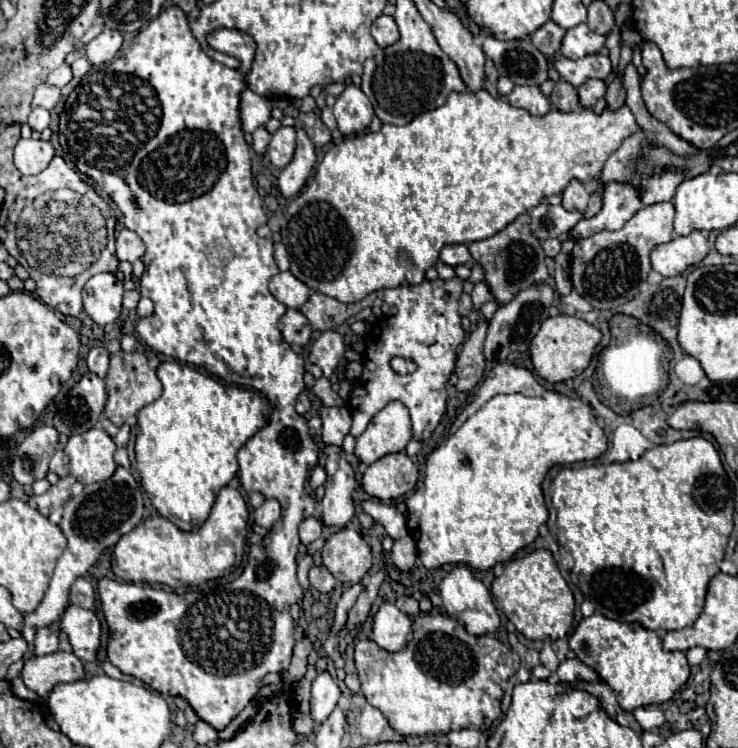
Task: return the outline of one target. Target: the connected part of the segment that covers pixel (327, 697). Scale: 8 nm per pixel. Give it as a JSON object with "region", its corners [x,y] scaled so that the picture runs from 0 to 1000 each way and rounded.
{"region":[[[446,898],[430,901],[421,922],[421,960],[427,963],[427,968],[438,968],[446,960],[446,955],[457,944],[459,930],[462,930],[462,922],[451,912]]]}

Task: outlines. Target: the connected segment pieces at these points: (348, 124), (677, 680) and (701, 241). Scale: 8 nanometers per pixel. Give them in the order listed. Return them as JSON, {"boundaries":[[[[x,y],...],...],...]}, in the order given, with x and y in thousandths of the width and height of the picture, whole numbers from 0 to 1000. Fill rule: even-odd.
{"boundaries":[[[[473,112],[457,131],[457,136],[451,142],[451,152],[457,158],[459,174],[467,182],[473,182],[473,179],[497,174],[497,168],[505,158],[505,142],[486,115]]],[[[804,821],[787,829],[771,853],[771,864],[790,888],[801,890],[812,906],[833,922],[839,944],[850,952],[866,944],[898,941],[909,936],[934,906],[934,888],[928,874],[901,872],[890,845],[858,840],[855,834],[825,829],[814,821]]],[[[939,307],[934,316],[912,318],[904,326],[893,326],[882,337],[882,356],[901,372],[920,369],[934,356],[947,353],[967,328],[977,307]]]]}

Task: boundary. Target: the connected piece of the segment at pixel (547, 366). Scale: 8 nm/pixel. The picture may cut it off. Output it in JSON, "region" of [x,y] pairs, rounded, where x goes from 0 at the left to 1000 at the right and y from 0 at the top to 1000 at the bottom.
{"region":[[[747,422],[736,430],[730,439],[728,449],[720,455],[717,471],[720,471],[720,484],[730,505],[741,511],[766,511],[771,505],[785,503],[801,484],[806,463],[814,457],[814,444],[795,433],[793,428],[785,428],[779,422]]]}

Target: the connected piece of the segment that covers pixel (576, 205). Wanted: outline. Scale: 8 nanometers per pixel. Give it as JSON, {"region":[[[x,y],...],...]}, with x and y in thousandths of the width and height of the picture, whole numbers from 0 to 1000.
{"region":[[[774,241],[771,249],[763,254],[763,270],[760,273],[768,281],[793,283],[795,273],[798,273],[798,257],[793,254],[793,249],[785,241]]]}

